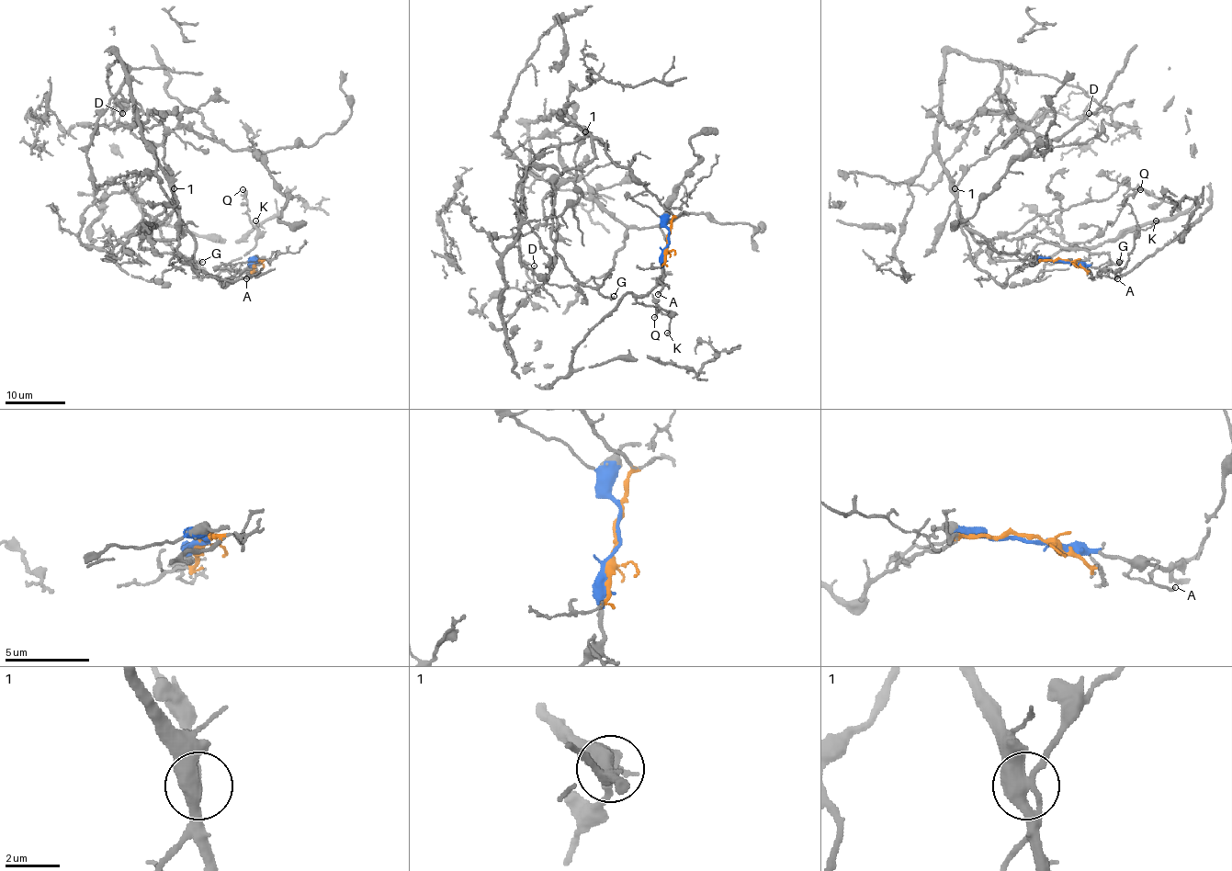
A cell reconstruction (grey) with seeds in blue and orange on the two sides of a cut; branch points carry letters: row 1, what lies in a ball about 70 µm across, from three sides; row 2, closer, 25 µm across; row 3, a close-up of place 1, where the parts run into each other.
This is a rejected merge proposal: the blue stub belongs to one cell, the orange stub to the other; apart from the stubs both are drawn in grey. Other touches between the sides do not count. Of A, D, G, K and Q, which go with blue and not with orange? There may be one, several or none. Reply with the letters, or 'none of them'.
A, K, Q

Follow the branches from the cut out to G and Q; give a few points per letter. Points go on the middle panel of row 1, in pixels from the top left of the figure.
G: (667, 242), (672, 216), (594, 139), (594, 157), (568, 167), (552, 184), (550, 238), (576, 279), (614, 296)
Q: (669, 242), (662, 276), (637, 299), (639, 303), (658, 305), (669, 314), (658, 310), (658, 300), (653, 317)

